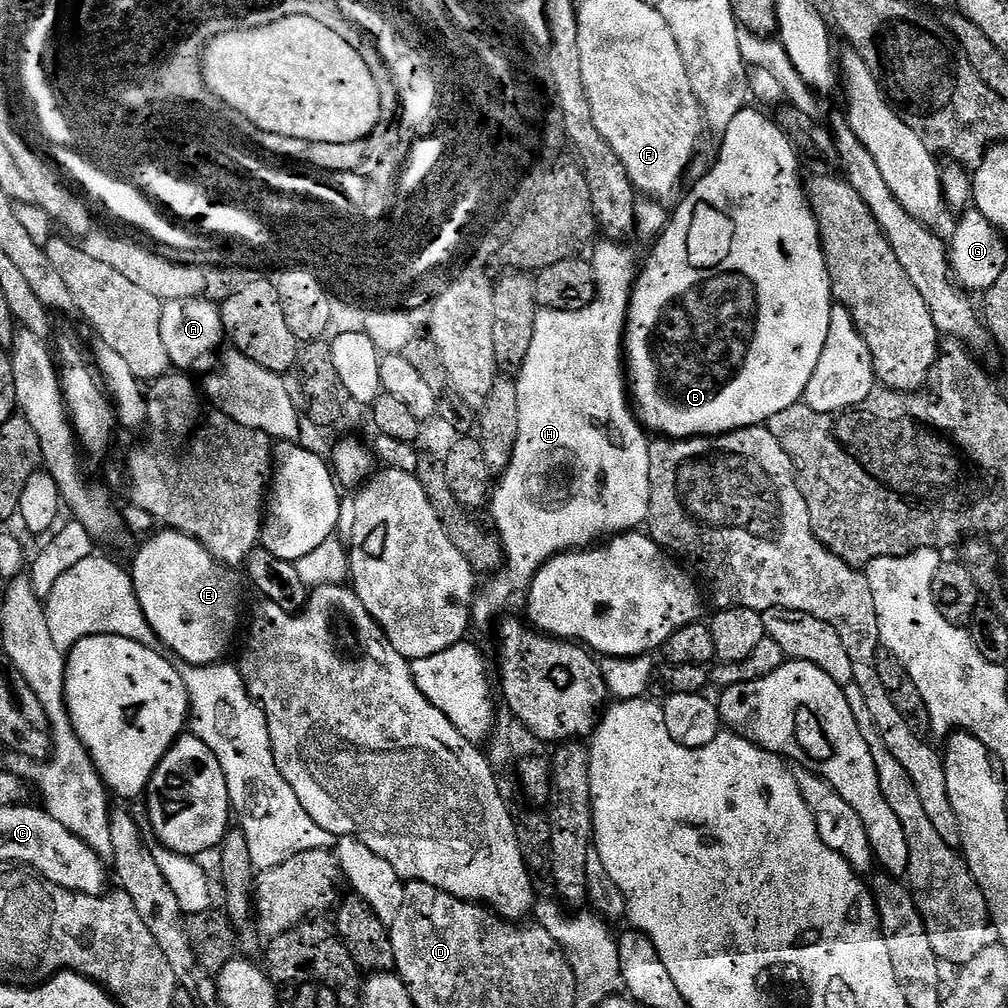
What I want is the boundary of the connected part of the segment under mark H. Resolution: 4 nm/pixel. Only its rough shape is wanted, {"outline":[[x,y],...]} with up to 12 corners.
{"outline":[[638,266],[536,316],[490,492],[495,621],[553,556],[647,521],[650,440],[622,363]]}

